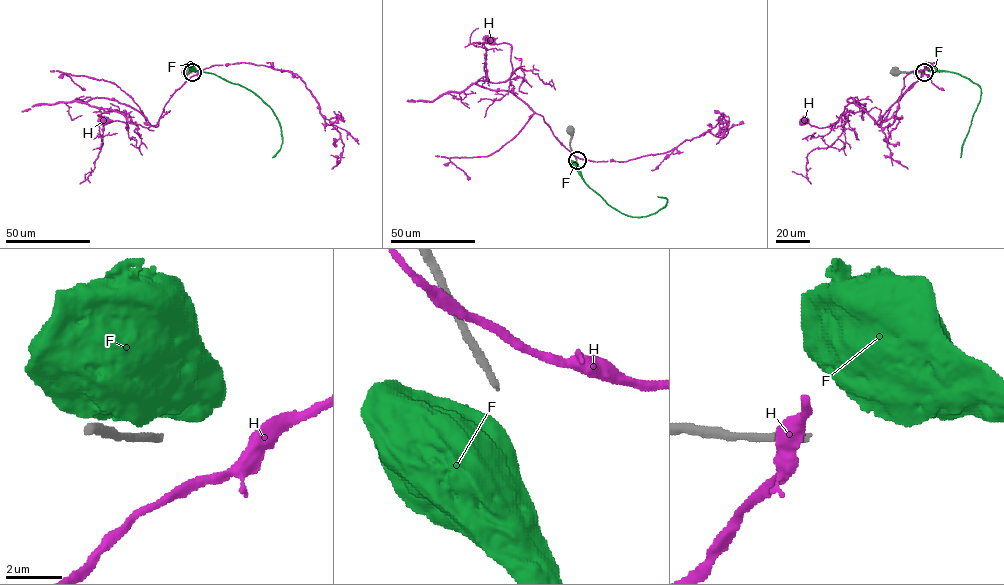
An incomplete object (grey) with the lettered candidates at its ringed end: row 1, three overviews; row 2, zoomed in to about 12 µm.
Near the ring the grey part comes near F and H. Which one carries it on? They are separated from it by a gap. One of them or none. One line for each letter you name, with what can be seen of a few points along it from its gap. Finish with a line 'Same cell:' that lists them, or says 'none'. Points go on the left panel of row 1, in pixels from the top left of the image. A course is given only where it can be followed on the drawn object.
Same cell: none

